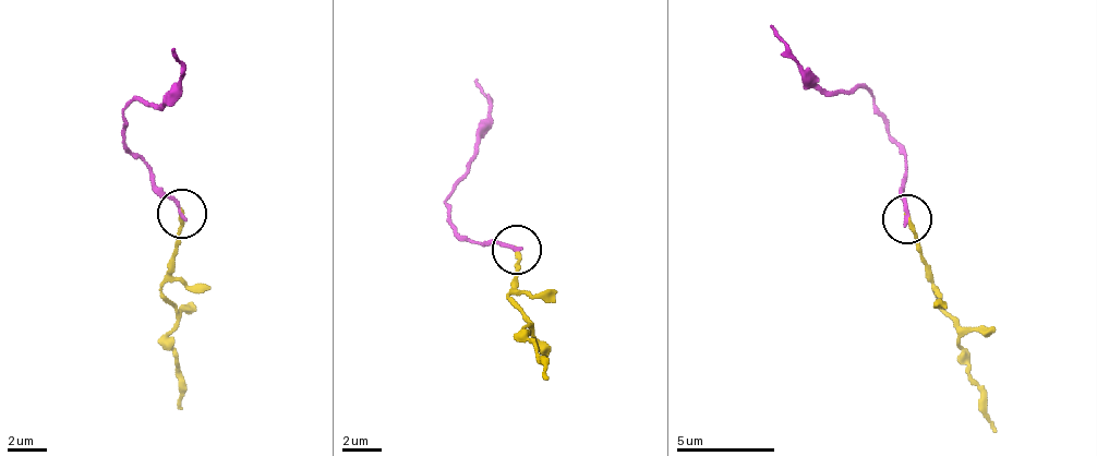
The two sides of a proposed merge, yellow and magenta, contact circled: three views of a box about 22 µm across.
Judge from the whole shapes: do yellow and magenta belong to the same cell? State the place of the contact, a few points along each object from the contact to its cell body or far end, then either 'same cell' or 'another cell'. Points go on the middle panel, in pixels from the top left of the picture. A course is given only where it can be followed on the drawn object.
at (517, 249); yellow runs (518, 251), (507, 298), (529, 321), (528, 333), (550, 381); magenta runs (518, 251), (468, 240), (451, 223), (443, 201), (475, 148), (487, 114), (479, 76); same cell

